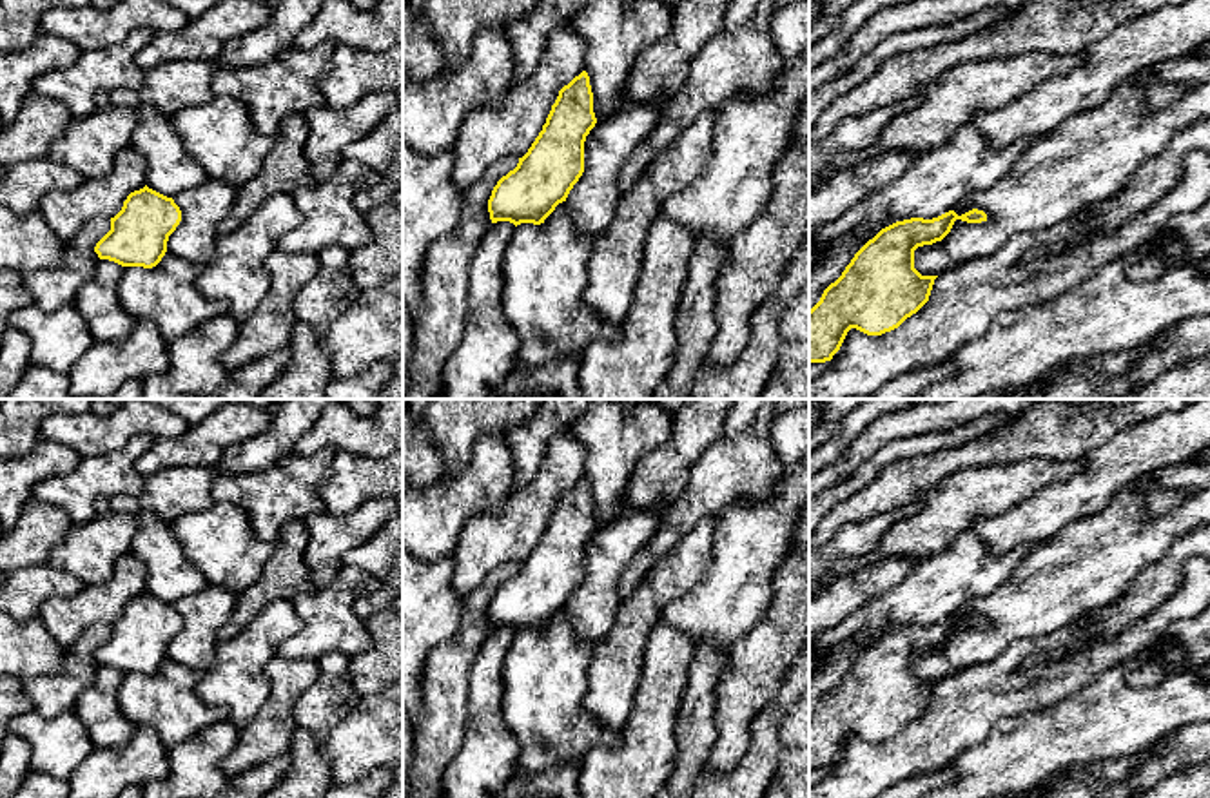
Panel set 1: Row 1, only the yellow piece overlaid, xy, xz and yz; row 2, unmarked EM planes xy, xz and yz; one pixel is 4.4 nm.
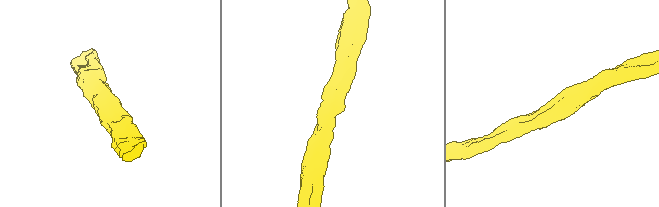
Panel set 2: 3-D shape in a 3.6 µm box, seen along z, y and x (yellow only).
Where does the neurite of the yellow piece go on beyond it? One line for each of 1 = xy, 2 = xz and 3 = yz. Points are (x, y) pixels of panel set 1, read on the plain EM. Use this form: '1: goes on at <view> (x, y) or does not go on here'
1: does not go on here
2: does not go on here
3: does not go on here

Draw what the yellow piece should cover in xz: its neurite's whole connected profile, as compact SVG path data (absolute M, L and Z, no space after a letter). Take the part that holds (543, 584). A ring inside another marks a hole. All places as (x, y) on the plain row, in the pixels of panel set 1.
M582 477L559 497L528 559L493 593L488 606L492 629L544 629L582 582L584 548L595 530L590 482Z

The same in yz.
M972 615L961 622L949 617L932 626L911 624L882 635L869 646L809 716L809 771L831 767L851 735L867 742L882 742L916 720L929 707L938 682L922 682L914 675L914 657L942 647L956 626L981 629L987 628L987 620Z

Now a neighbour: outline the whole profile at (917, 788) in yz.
M945 765L942 769L902 782L876 798L923 798L932 789L951 783L954 776L956 774L952 773L952 769Z

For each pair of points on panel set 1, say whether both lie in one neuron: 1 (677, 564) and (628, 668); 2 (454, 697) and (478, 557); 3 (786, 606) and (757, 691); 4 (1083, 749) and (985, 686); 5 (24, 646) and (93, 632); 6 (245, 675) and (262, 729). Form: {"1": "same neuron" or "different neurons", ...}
{"1": "same neuron", "2": "different neurons", "3": "same neuron", "4": "different neurons", "5": "different neurons", "6": "different neurons"}

